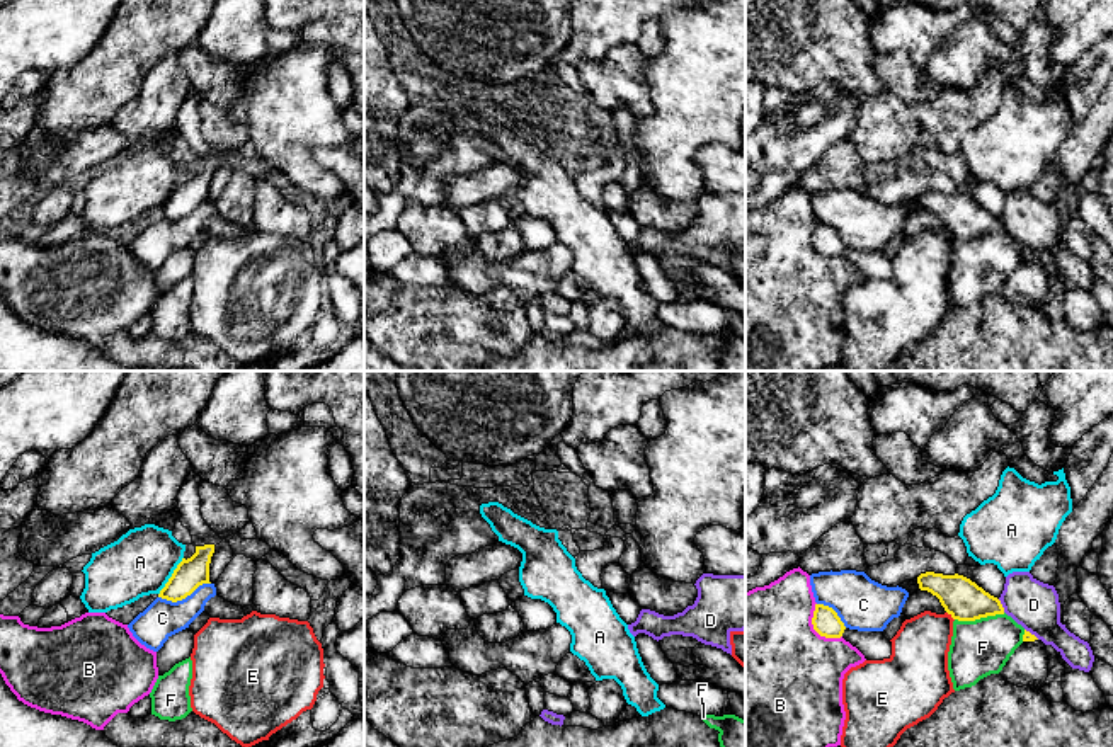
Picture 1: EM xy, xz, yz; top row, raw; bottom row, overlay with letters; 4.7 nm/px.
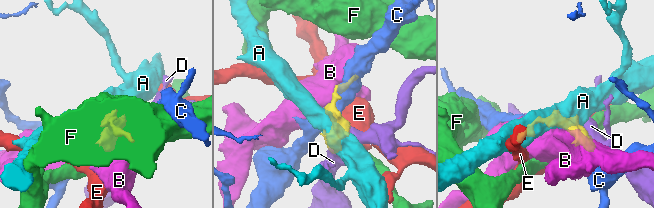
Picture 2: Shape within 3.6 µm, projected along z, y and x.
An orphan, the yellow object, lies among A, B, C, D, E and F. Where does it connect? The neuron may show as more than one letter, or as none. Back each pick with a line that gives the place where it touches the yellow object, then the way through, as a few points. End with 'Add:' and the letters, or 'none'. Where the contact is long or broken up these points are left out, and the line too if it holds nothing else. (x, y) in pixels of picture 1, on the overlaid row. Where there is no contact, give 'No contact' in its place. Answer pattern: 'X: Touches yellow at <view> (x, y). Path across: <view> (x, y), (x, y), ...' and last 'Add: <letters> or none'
Add: none

